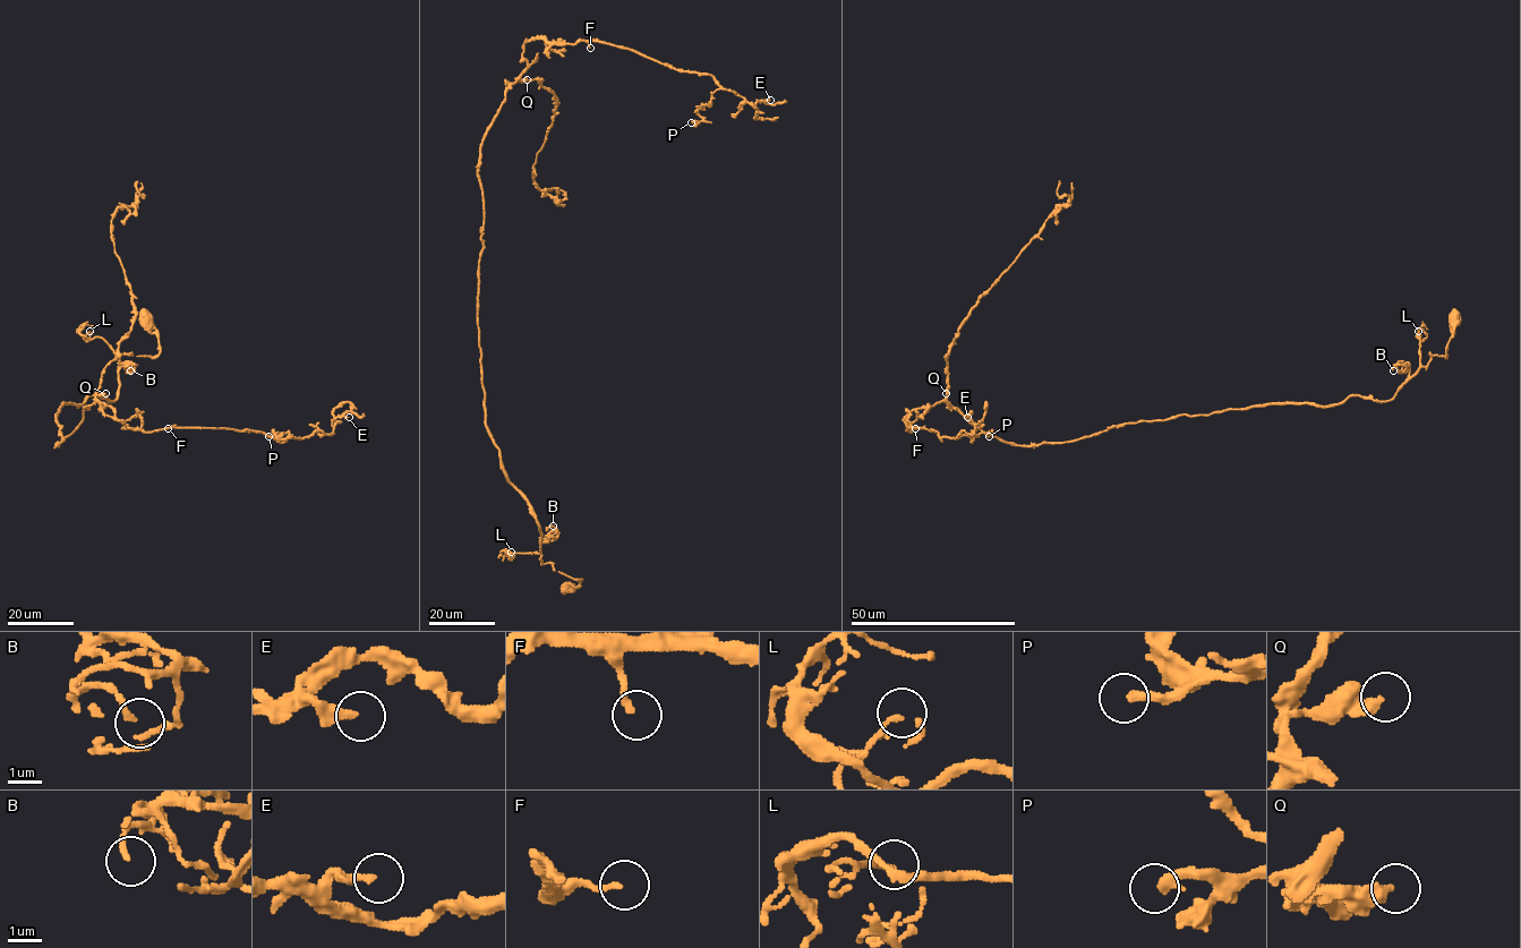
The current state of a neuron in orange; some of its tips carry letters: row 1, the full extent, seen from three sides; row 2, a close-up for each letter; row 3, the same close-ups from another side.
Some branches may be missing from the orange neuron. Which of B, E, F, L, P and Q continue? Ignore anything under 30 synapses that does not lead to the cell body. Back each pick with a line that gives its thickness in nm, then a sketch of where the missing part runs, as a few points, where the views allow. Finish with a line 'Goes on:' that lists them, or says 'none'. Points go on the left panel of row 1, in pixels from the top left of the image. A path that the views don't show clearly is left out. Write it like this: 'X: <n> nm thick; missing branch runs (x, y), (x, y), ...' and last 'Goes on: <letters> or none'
F: 180 nm thick
Goes on: F

